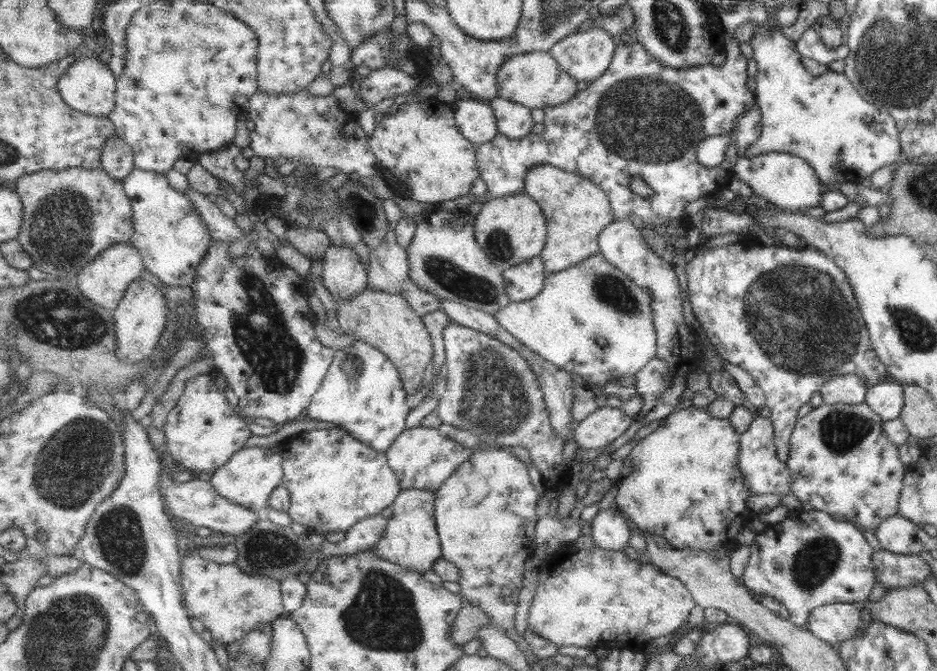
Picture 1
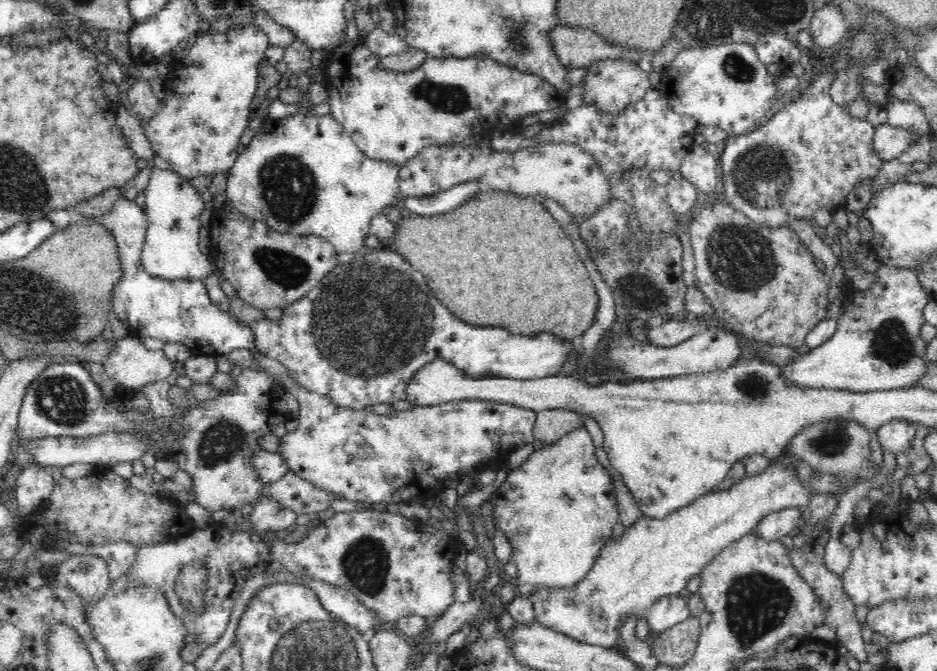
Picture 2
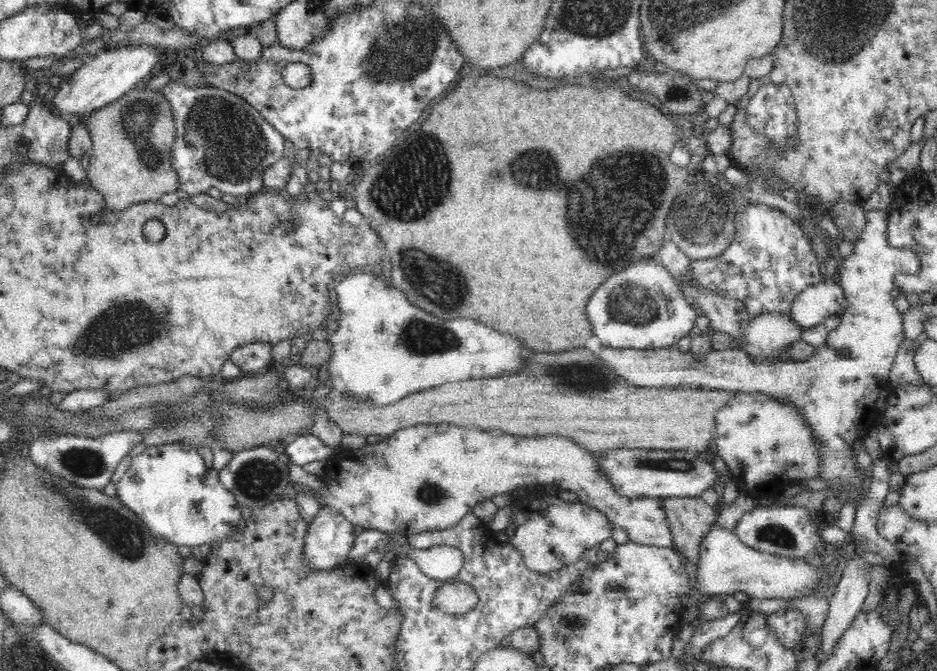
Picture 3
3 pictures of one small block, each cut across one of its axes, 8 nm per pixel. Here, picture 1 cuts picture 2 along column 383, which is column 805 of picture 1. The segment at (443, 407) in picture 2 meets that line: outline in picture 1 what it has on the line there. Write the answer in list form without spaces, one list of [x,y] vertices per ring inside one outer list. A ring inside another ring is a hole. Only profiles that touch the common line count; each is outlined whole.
[[[864,402],[859,404],[825,404],[796,418],[789,435],[785,459],[789,471],[791,494],[800,503],[808,502],[813,509],[829,514],[841,514],[862,531],[875,532],[882,520],[897,514],[898,498],[905,467],[897,455],[897,446],[885,436],[882,421]]]

